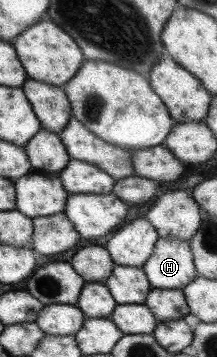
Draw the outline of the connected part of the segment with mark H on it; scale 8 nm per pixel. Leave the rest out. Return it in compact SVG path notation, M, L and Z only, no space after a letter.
M157 238L153 252L141 267L151 288L184 289L196 276L193 255L187 241Z

